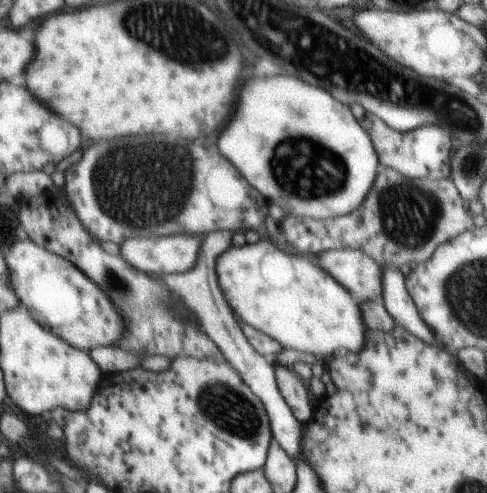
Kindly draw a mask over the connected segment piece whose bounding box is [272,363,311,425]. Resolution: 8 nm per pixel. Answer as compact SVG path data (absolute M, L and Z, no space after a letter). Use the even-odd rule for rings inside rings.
M273 364L274 379L281 398L292 410L294 417L301 425L310 417L311 408L302 380L290 366Z

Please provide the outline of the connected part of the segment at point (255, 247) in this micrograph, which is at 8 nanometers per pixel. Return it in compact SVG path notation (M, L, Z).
M267 240L244 243L219 254L215 274L232 313L247 326L270 335L282 348L327 360L339 352L357 352L363 344L365 320L359 301L313 262L285 253Z

